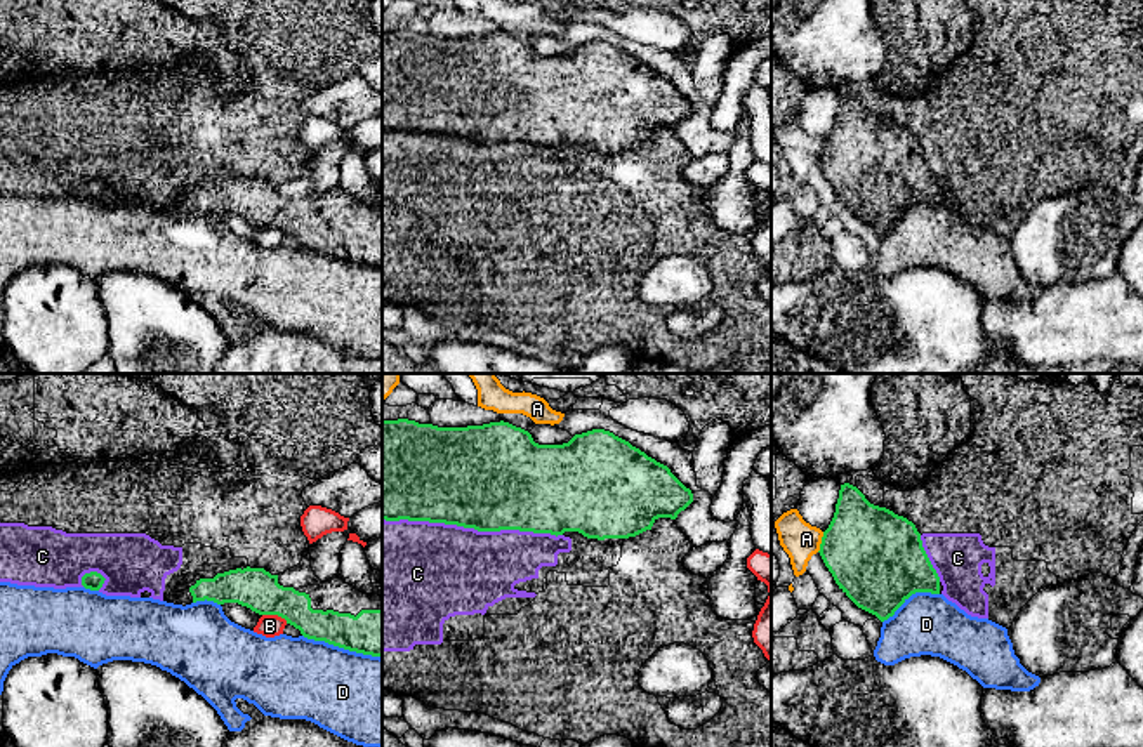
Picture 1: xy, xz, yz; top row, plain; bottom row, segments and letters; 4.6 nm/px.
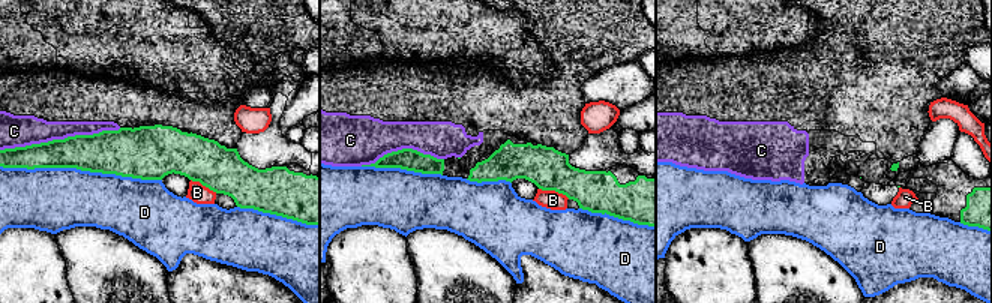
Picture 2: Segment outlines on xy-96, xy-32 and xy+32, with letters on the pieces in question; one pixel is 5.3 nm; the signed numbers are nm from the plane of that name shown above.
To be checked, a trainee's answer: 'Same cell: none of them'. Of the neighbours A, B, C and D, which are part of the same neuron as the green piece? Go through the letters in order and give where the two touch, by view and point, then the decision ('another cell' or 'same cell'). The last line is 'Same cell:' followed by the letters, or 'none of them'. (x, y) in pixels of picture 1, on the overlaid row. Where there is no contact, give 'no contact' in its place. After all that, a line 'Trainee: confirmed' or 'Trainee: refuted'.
A: yz (822, 542) | another cell
B: xy (275, 614) | another cell
C: xz (473, 527) | another cell
D: xy (343, 647) | another cell
Same cell: none of them
Trainee: confirmed

